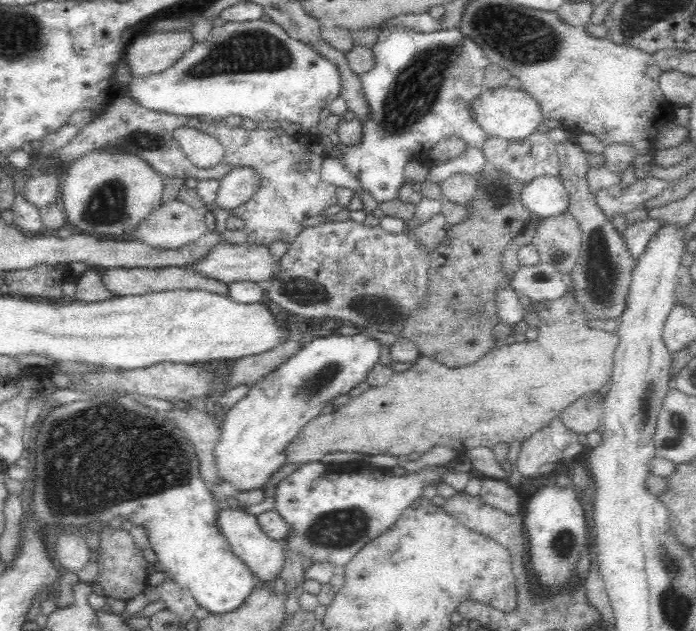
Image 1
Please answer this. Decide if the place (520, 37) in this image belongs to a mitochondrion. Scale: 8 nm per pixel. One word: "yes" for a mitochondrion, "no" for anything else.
yes

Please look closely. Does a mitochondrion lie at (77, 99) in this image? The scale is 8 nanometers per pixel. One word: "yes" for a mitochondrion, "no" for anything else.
no

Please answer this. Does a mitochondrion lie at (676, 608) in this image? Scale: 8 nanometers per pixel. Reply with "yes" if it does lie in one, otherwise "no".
yes

